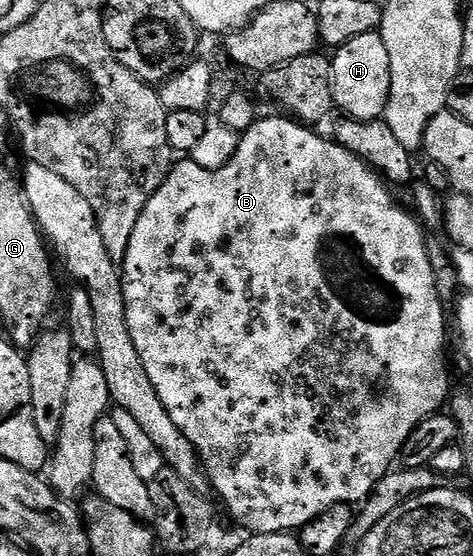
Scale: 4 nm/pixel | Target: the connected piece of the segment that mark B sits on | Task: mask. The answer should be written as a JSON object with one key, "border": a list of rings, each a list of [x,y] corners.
{"border":[[[260,117],[260,118],[257,118],[257,121],[256,121],[256,124],[255,124],[255,125],[253,125],[253,126],[252,126],[252,128],[250,128],[250,129],[249,129],[249,131],[245,131],[245,132],[243,132],[243,134],[241,134],[241,135],[240,135],[240,144],[239,144],[239,145],[238,145],[238,149],[237,149],[237,150],[236,150],[236,152],[235,152],[235,153],[234,153],[234,157],[230,157],[230,161],[229,161],[229,162],[228,162],[228,163],[227,163],[227,164],[226,164],[226,165],[222,165],[222,169],[218,169],[218,170],[217,170],[217,171],[211,171],[211,170],[210,170],[210,169],[202,169],[202,167],[201,167],[201,166],[200,166],[200,165],[198,165],[198,164],[197,164],[197,163],[195,163],[195,162],[194,162],[194,160],[192,160],[192,158],[190,158],[190,157],[184,157],[184,158],[181,158],[181,159],[184,159],[184,160],[182,160],[182,161],[181,161],[181,163],[179,163],[179,161],[176,161],[176,162],[173,162],[173,163],[172,163],[172,164],[171,164],[171,167],[170,167],[170,170],[169,170],[169,172],[168,172],[168,174],[167,174],[167,175],[165,175],[165,176],[164,176],[164,180],[163,180],[163,181],[162,181],[162,185],[161,185],[161,186],[160,186],[160,188],[159,188],[159,189],[157,189],[157,190],[156,190],[156,192],[155,192],[155,193],[154,193],[154,197],[150,197],[150,201],[146,201],[146,209],[142,209],[142,217],[138,217],[138,225],[134,225],[134,234],[132,234],[132,236],[130,236],[130,245],[126,245],[126,253],[125,253],[125,254],[124,254],[124,261],[123,261],[123,264],[122,264],[122,278],[123,278],[123,280],[124,280],[124,296],[125,296],[125,297],[126,297],[126,325],[130,325],[130,337],[134,337],[134,349],[138,349],[138,357],[142,357],[142,365],[143,365],[143,366],[144,366],[144,367],[145,367],[145,369],[146,369],[146,377],[150,377],[150,381],[151,381],[151,382],[152,382],[152,383],[153,383],[153,385],[154,385],[154,389],[158,389],[158,397],[162,397],[162,405],[166,405],[166,413],[170,413],[170,418],[171,418],[171,420],[173,420],[173,421],[174,421],[174,425],[178,425],[178,429],[180,429],[180,430],[181,430],[181,431],[182,431],[182,433],[183,433],[183,434],[184,434],[184,435],[185,435],[185,436],[186,436],[186,437],[187,437],[187,439],[188,439],[188,440],[189,440],[189,441],[190,441],[190,445],[192,445],[192,446],[193,446],[193,448],[194,448],[194,450],[195,450],[195,451],[196,451],[196,454],[197,454],[197,455],[199,455],[199,456],[200,456],[200,465],[201,465],[201,467],[203,467],[203,469],[204,469],[204,473],[205,473],[205,475],[207,475],[207,477],[208,477],[208,485],[209,485],[209,488],[211,488],[211,490],[212,490],[212,491],[213,491],[213,492],[214,492],[214,491],[215,491],[215,490],[216,490],[216,495],[217,495],[217,497],[218,497],[218,498],[220,498],[220,499],[221,499],[221,501],[222,501],[222,502],[224,502],[224,507],[225,507],[225,509],[226,509],[226,510],[228,510],[228,511],[229,511],[229,513],[230,513],[230,514],[232,514],[232,515],[233,515],[233,517],[234,517],[234,518],[236,518],[236,523],[237,523],[237,525],[238,525],[238,526],[240,526],[240,527],[245,527],[245,529],[246,529],[246,530],[245,530],[245,532],[248,532],[248,533],[255,533],[255,534],[258,534],[258,535],[265,535],[265,534],[266,534],[266,533],[278,533],[278,532],[279,532],[279,531],[282,531],[282,532],[285,532],[285,533],[296,533],[296,532],[299,532],[299,530],[300,530],[300,528],[302,528],[302,527],[305,527],[305,526],[306,526],[306,524],[308,524],[308,523],[309,523],[309,521],[310,521],[310,520],[312,520],[312,519],[313,519],[313,518],[314,518],[314,517],[318,517],[318,516],[319,516],[319,515],[320,515],[320,514],[322,514],[322,512],[323,512],[323,511],[324,511],[324,510],[326,510],[326,508],[328,508],[328,507],[333,507],[333,506],[334,506],[334,505],[338,505],[338,504],[339,504],[339,503],[346,503],[346,504],[349,504],[349,505],[359,505],[359,504],[361,504],[361,503],[363,503],[363,502],[364,502],[364,500],[365,500],[365,499],[367,499],[367,497],[368,497],[368,494],[369,494],[369,493],[370,493],[370,492],[372,492],[372,490],[373,490],[373,489],[374,489],[374,485],[378,485],[378,481],[382,481],[382,477],[383,477],[383,476],[384,476],[384,475],[387,475],[387,474],[388,474],[388,472],[389,472],[389,471],[391,471],[391,470],[393,470],[393,467],[394,467],[394,464],[395,464],[395,463],[392,463],[392,462],[394,462],[394,461],[395,461],[395,459],[396,459],[396,462],[397,462],[397,459],[398,459],[398,456],[399,456],[399,455],[400,455],[400,454],[401,454],[401,452],[403,452],[403,449],[404,449],[404,442],[405,442],[405,441],[406,441],[406,437],[410,437],[410,433],[414,433],[414,429],[415,429],[415,428],[416,428],[416,426],[418,426],[418,425],[419,425],[419,424],[420,424],[420,422],[422,422],[422,420],[424,420],[424,419],[425,419],[425,418],[426,418],[426,417],[430,417],[430,416],[431,416],[431,415],[434,415],[434,414],[437,414],[437,412],[439,412],[439,411],[440,411],[440,410],[441,410],[441,408],[443,408],[443,407],[440,407],[440,406],[442,406],[442,405],[443,405],[443,403],[444,403],[444,406],[445,406],[445,404],[447,404],[447,403],[448,403],[448,402],[449,402],[449,399],[450,399],[450,386],[449,386],[449,387],[448,387],[448,363],[447,363],[447,361],[446,361],[446,360],[444,360],[444,309],[446,309],[446,303],[445,303],[445,302],[444,302],[444,301],[443,301],[443,300],[441,300],[441,299],[440,299],[440,297],[439,297],[439,295],[438,295],[438,291],[437,291],[437,289],[435,289],[435,275],[434,275],[434,269],[432,269],[432,268],[431,268],[431,265],[430,265],[430,258],[429,258],[429,257],[428,257],[428,256],[427,256],[427,253],[428,253],[428,242],[429,242],[429,240],[428,240],[428,239],[427,239],[427,238],[426,238],[426,236],[425,236],[425,237],[424,237],[424,234],[426,234],[426,231],[425,231],[425,228],[424,228],[424,227],[423,227],[423,226],[422,226],[422,224],[421,224],[421,222],[420,222],[420,220],[419,220],[419,218],[417,218],[417,216],[416,216],[416,215],[415,215],[415,214],[413,214],[413,212],[412,212],[412,211],[411,211],[411,210],[408,210],[408,211],[409,211],[409,212],[408,212],[408,211],[403,211],[403,209],[402,209],[402,208],[400,208],[400,207],[399,207],[399,205],[398,205],[398,204],[396,204],[396,203],[395,203],[395,201],[394,201],[394,200],[392,200],[392,195],[391,195],[391,193],[390,193],[390,192],[388,192],[388,191],[387,191],[387,189],[388,189],[388,190],[389,190],[389,188],[388,188],[388,187],[387,187],[387,186],[386,186],[386,183],[385,183],[385,180],[383,180],[383,179],[381,179],[381,178],[380,178],[380,176],[379,176],[379,175],[377,175],[377,174],[376,174],[376,172],[375,172],[375,171],[373,171],[373,170],[372,170],[372,168],[370,168],[370,167],[367,167],[367,165],[365,165],[365,163],[363,163],[363,161],[361,161],[361,159],[359,159],[359,158],[358,158],[358,157],[354,157],[354,156],[353,156],[353,155],[351,155],[351,154],[350,154],[350,153],[349,153],[349,151],[347,151],[347,150],[346,150],[346,149],[342,149],[342,148],[341,148],[341,147],[339,147],[339,146],[338,146],[338,144],[337,144],[337,143],[336,143],[336,142],[334,142],[334,141],[333,141],[333,140],[332,140],[332,139],[331,139],[331,138],[328,138],[328,137],[325,137],[325,139],[323,139],[323,137],[322,137],[322,136],[320,136],[320,135],[315,135],[315,133],[314,133],[314,132],[312,132],[312,131],[315,131],[315,130],[313,130],[313,128],[312,128],[312,127],[311,127],[311,126],[308,126],[308,125],[305,125],[305,124],[303,124],[303,123],[301,123],[301,122],[299,122],[299,121],[293,121],[293,120],[292,120],[292,119],[291,119],[291,118],[288,118],[288,117],[283,117],[283,118],[284,118],[284,119],[264,119],[264,117]]]}

